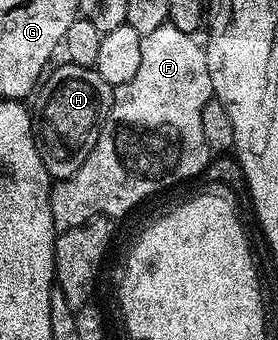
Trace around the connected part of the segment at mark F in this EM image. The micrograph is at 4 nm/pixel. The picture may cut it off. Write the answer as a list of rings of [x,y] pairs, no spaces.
[[[169,22],[142,37],[140,66],[132,82],[124,82],[113,89],[110,115],[100,130],[100,138],[96,138],[96,146],[92,146],[92,154],[84,158],[72,175],[53,181],[50,205],[55,229],[75,228],[97,216],[119,218],[132,211],[141,200],[156,195],[161,188],[170,188],[189,176],[201,177],[205,173],[212,153],[208,142],[204,142],[204,106],[214,96],[214,87],[208,74],[206,49],[196,40]]]

